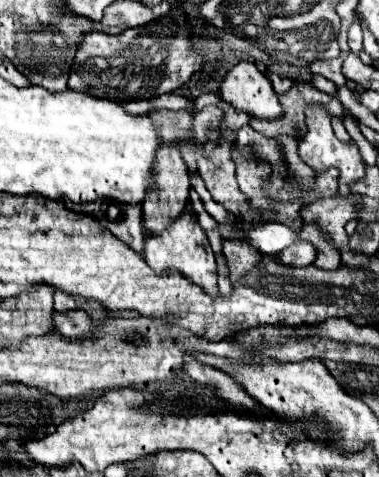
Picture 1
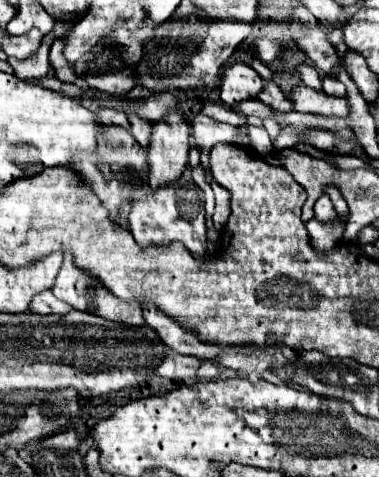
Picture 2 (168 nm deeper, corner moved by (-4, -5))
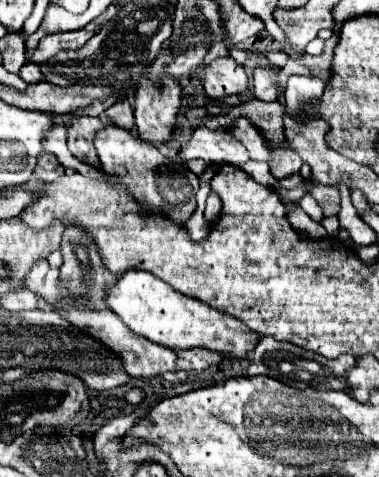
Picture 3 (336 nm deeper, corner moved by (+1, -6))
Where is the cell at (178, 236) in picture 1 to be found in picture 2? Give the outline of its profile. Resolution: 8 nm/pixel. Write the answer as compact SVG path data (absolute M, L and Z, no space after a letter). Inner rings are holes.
M132 179L132 185L134 185L132 193L134 207L128 221L138 245L150 247L150 245L182 243L196 261L204 263L210 259L206 225L204 225L204 193L196 185L180 181L176 187L170 185L170 189L164 189L162 193L150 193L136 179Z

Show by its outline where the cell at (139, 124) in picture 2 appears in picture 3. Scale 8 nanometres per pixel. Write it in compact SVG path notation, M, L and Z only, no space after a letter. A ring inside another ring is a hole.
M127 100L113 104L113 106L105 112L105 116L107 116L107 118L113 118L113 122L117 122L121 128L127 128L127 130L133 133L135 132L134 111Z

